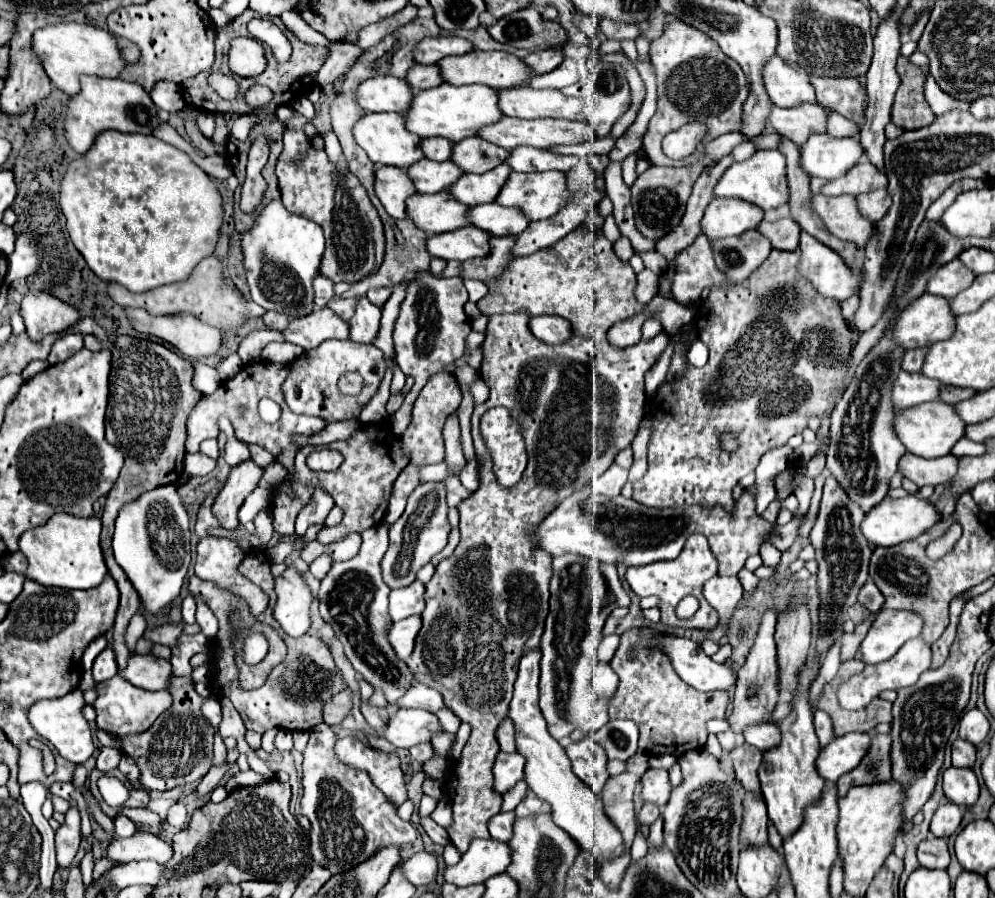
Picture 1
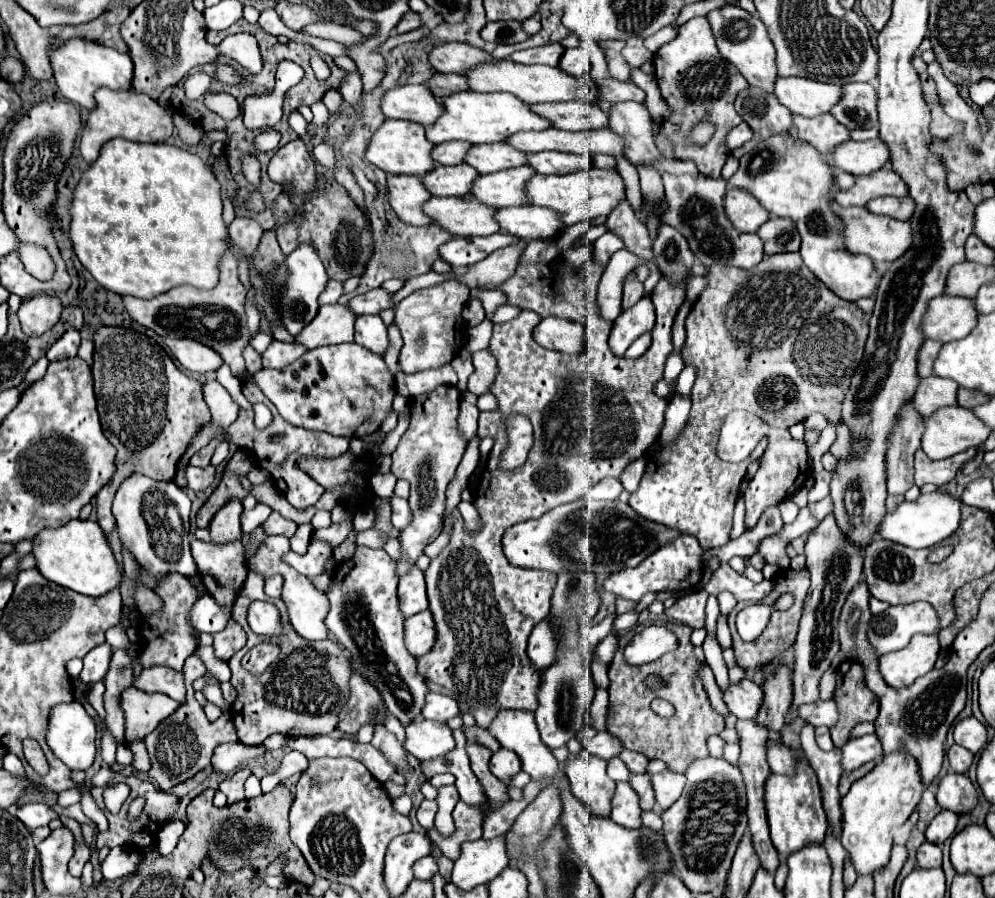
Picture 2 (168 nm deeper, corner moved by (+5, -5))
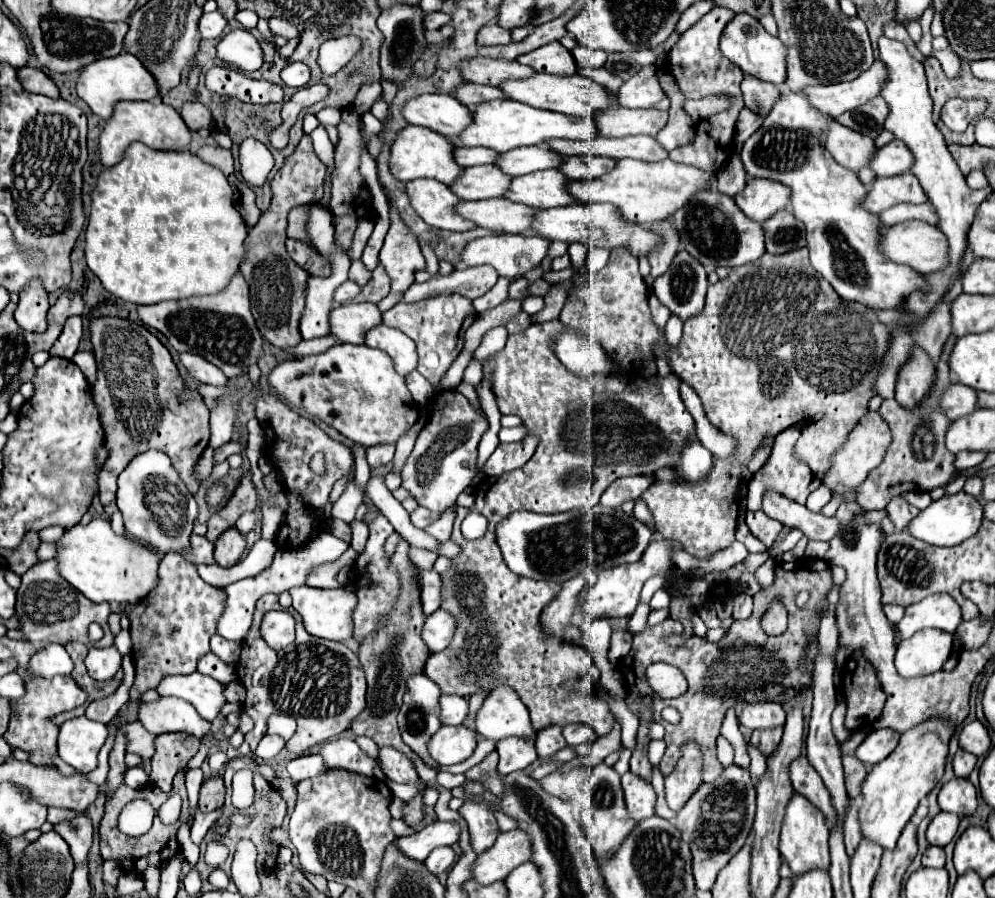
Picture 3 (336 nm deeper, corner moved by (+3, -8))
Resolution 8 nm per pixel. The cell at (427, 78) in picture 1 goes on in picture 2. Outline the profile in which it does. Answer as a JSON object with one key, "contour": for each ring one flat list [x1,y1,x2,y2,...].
{"contour":[[433,72,433,76,427,80,427,88,431,88,435,98,443,98,443,96,455,94,459,90,467,90,467,80,461,74]]}

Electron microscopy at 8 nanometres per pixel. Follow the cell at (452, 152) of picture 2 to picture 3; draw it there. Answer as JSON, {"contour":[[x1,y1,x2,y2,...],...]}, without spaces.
{"contour":[[461,147,455,151,455,159,461,167,473,167,473,165,485,165,495,163,499,157,497,151,489,147]]}

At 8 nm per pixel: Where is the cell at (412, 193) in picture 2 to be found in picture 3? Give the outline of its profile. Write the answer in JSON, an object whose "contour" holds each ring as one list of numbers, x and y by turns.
{"contour":[[417,179,407,183,407,193,417,215,431,227,449,231,475,229,469,219,461,219,461,215,455,211,461,199,449,185,435,179]]}

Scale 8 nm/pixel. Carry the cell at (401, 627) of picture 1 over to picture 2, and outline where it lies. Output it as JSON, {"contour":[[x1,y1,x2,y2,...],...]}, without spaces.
{"contour":[[419,612,405,620,405,646,411,656,419,658,431,650,435,642,435,624,431,622,431,612]]}

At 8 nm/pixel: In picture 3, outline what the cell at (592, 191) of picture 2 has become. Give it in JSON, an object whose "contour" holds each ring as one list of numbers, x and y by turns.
{"contour":[[621,159,617,161,617,167,609,173,603,175,601,179,589,179,589,181,571,181,569,183,569,193,579,201,579,203,613,203,619,207,619,211,625,215,627,221,633,223,653,223,653,221,671,221,675,211,681,209,689,199,703,189,711,189,713,173,701,171,691,165,681,165,671,159,659,161,659,163,645,163,645,161,635,161,635,159]]}

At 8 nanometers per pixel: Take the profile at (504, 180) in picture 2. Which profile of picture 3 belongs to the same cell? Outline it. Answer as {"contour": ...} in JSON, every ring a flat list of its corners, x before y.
{"contour":[[547,169,547,171,537,171,533,175,515,177,505,197,541,209,573,205,577,201,573,199,573,195,569,195,567,185,569,179,559,169]]}

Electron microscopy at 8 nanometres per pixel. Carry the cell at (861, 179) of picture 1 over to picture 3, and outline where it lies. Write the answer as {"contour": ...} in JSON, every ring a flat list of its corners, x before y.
{"contour":[[901,173,893,177,877,177,869,189,863,207,873,213,881,213,897,203,925,203,929,201,921,183,913,173]]}

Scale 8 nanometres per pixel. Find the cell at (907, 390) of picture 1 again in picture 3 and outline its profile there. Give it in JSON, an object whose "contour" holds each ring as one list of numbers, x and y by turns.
{"contour":[[953,383,941,397,941,409,949,415,951,421,965,417,977,409,977,391,961,383]]}

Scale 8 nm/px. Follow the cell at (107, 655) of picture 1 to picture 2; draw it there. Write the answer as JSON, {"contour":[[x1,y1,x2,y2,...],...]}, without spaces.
{"contour":[[101,644,95,646,85,658,83,658,83,670,79,674,79,678,85,684,93,684,93,682,101,682,103,676,109,670,109,660,111,660,111,646,109,644]]}

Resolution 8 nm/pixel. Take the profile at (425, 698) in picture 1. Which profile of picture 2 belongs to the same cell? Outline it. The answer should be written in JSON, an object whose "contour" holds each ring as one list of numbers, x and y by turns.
{"contour":[[427,694,425,696,425,706,423,706,421,714,423,714,423,718,445,722,445,720,457,716,459,708,457,708,457,704,455,704,455,700,451,696,445,696,445,694]]}

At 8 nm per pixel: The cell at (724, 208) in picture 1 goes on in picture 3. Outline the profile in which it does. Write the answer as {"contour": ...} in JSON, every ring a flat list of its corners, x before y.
{"contour":[[749,179,747,187,735,197,737,207,749,215,749,219,763,223,773,213,789,205,791,189,771,179]]}

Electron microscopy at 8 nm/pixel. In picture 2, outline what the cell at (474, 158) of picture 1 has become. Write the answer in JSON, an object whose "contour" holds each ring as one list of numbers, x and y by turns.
{"contour":[[475,144,465,154,465,164,473,166,479,174,491,174,505,168,523,166,525,152,511,148,509,144]]}

